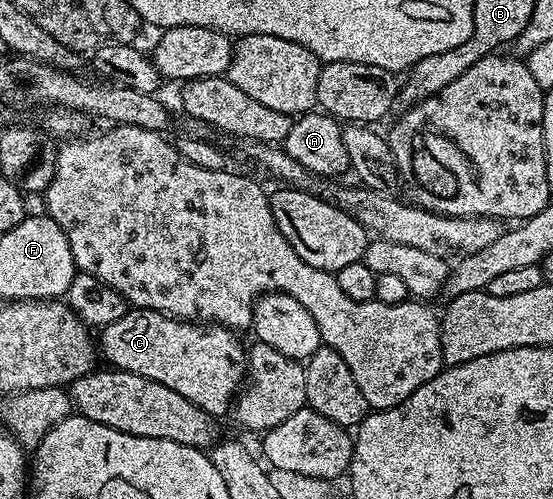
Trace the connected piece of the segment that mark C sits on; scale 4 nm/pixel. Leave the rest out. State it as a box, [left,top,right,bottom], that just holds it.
[98,307,246,419]

